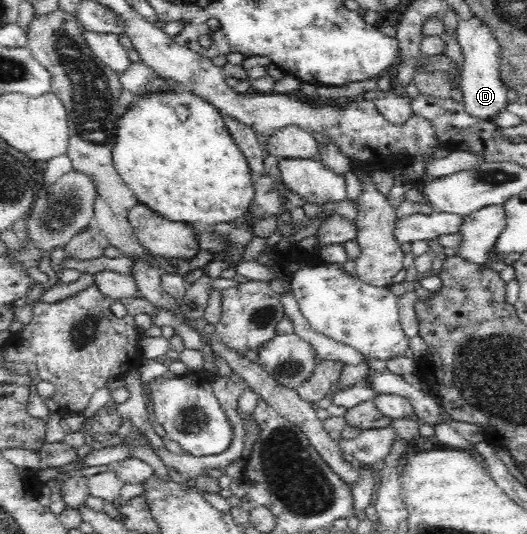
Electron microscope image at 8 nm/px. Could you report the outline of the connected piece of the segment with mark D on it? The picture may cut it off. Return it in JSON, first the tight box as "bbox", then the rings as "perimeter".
{"bbox":[457,16,509,120],"perimeter":[[[472,16],[468,20],[459,20],[457,26],[457,40],[463,51],[464,63],[461,73],[461,90],[463,91],[463,104],[468,114],[488,120],[497,119],[505,111],[508,105],[506,92],[509,87],[500,79],[499,66],[499,45],[493,39],[492,31],[485,23]]]}

